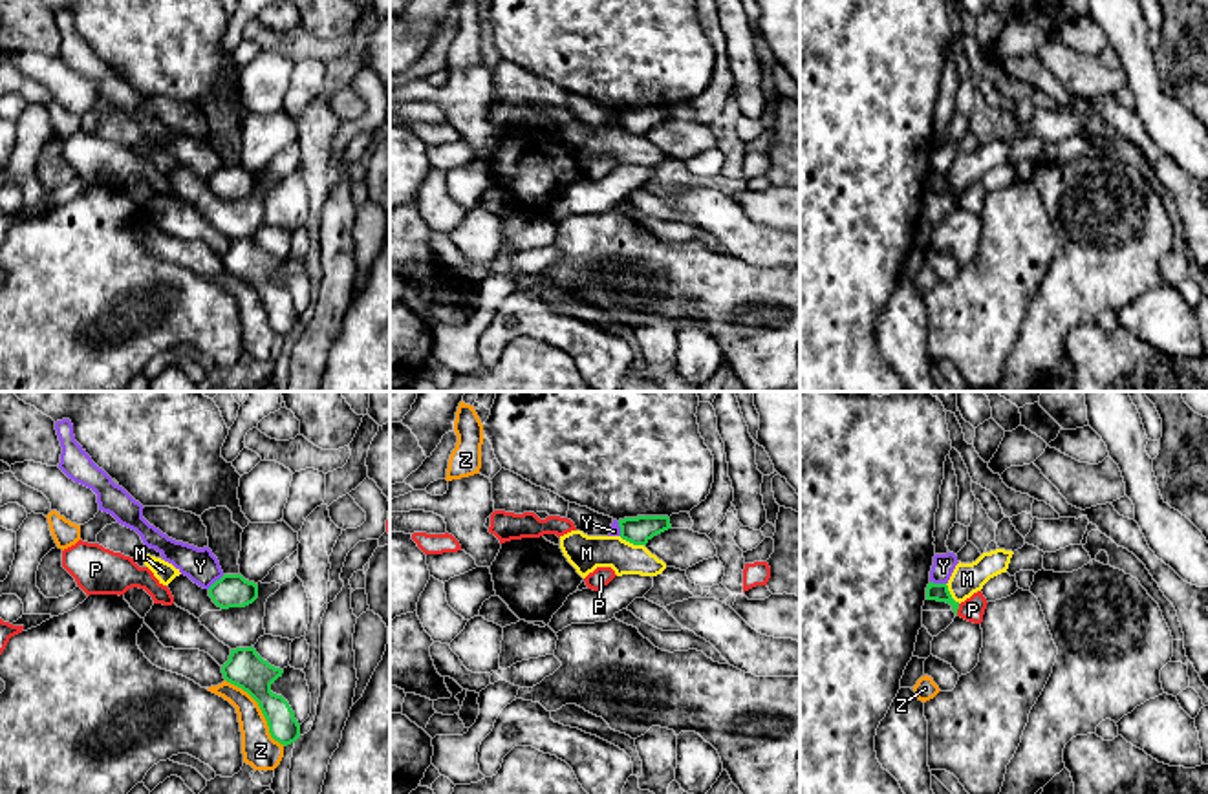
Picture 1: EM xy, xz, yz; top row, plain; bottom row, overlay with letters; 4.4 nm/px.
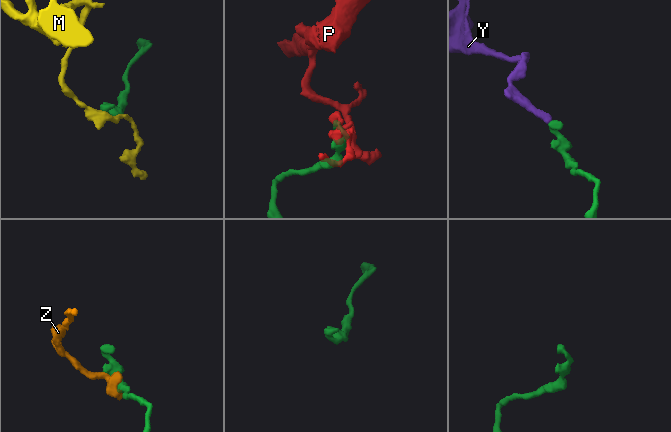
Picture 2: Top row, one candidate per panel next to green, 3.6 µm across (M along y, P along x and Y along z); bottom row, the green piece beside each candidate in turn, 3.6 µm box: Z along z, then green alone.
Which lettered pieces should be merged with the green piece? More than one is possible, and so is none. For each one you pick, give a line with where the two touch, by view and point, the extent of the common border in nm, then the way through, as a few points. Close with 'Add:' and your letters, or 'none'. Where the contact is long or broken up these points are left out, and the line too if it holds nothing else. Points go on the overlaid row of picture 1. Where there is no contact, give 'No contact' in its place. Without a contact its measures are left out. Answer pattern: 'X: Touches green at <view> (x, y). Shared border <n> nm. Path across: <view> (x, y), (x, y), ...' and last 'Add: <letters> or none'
Add: none

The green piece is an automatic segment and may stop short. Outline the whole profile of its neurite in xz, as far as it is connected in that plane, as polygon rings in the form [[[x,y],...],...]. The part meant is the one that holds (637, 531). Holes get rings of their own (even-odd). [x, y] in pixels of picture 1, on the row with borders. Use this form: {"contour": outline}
{"contour": [[[637,516],[619,520],[620,538],[633,545],[646,545],[653,536],[672,529],[668,516]]]}

